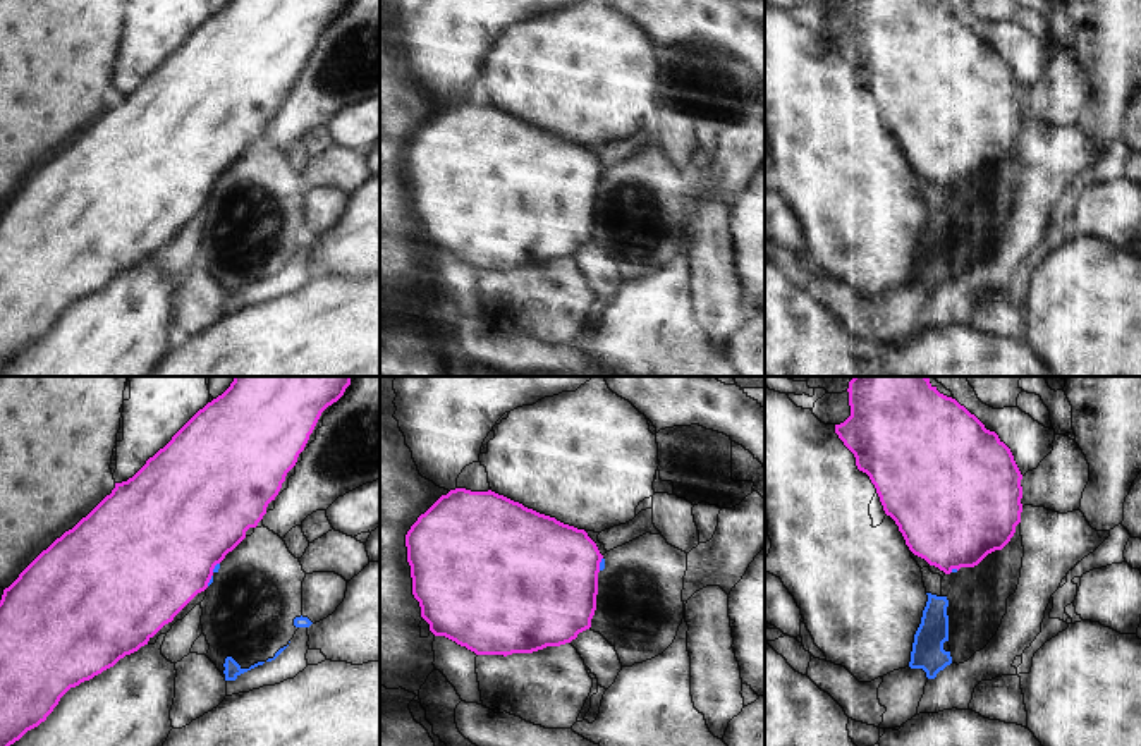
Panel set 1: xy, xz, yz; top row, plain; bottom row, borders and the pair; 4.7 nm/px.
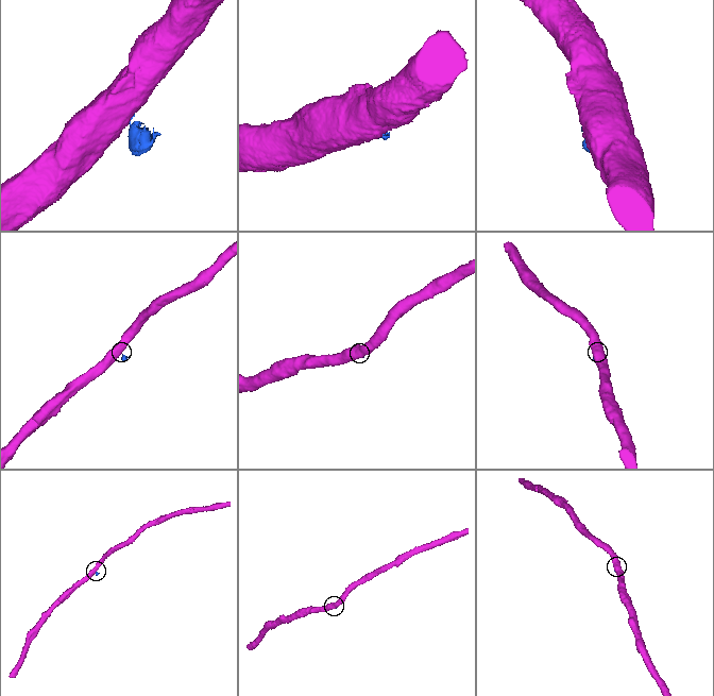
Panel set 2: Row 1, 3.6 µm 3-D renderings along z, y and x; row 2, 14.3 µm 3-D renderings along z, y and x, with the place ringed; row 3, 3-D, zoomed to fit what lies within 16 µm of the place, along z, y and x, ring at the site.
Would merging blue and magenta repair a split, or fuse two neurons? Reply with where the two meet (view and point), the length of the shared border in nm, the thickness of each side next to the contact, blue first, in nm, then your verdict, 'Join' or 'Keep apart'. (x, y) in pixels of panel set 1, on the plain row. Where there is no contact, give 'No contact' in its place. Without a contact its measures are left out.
Touches blue at xz (600, 179). Shared border 70 nm. Thickness 30 nm (blue) against 460 nm. Keep apart.

